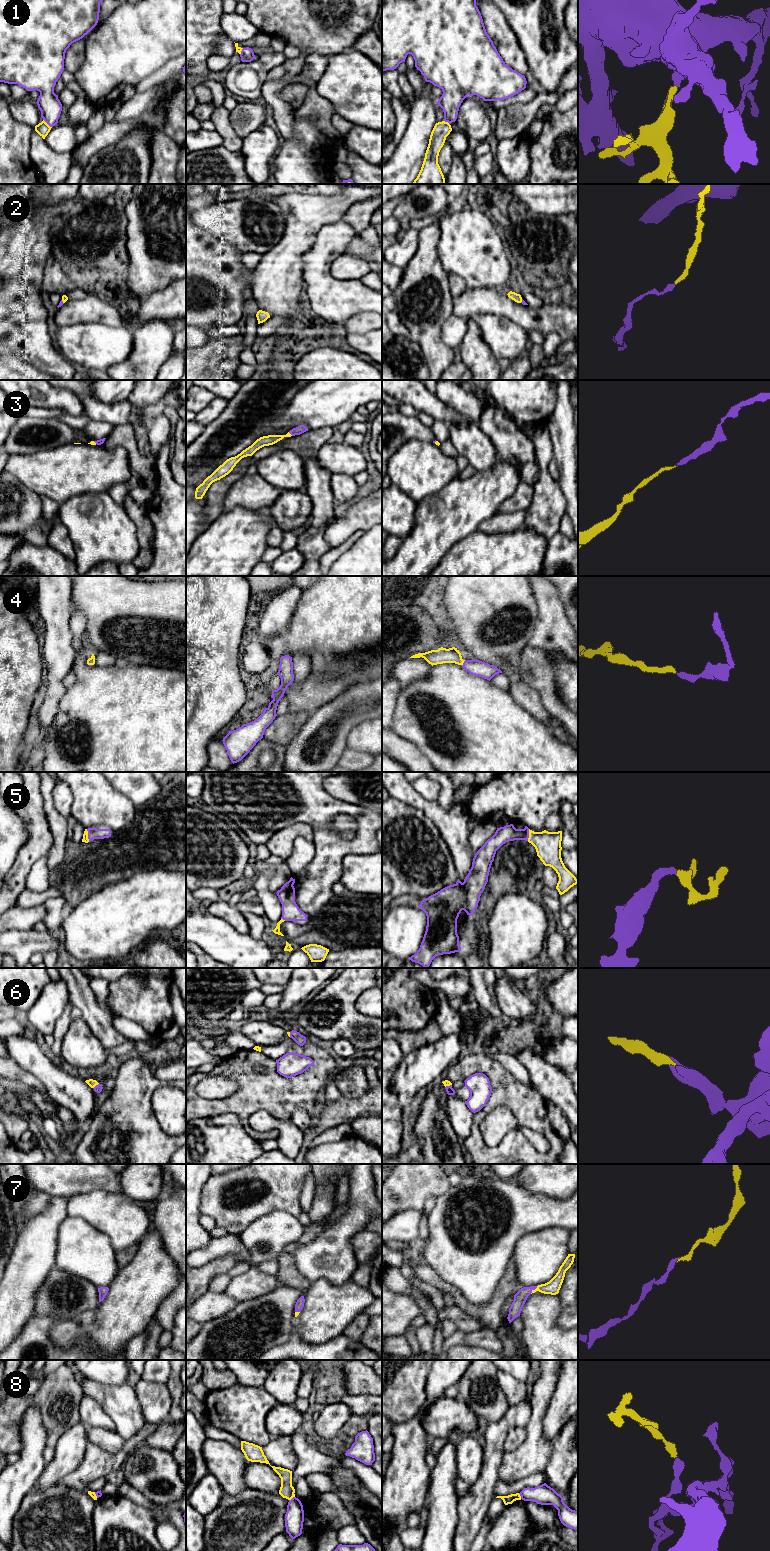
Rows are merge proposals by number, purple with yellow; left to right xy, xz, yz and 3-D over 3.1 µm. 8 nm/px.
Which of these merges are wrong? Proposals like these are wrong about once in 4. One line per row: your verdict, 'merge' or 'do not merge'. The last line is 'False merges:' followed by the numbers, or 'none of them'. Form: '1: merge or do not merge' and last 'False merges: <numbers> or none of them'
1: merge
2: merge
3: merge
4: merge
5: merge
6: merge
7: merge
8: do not merge
False merges: 8

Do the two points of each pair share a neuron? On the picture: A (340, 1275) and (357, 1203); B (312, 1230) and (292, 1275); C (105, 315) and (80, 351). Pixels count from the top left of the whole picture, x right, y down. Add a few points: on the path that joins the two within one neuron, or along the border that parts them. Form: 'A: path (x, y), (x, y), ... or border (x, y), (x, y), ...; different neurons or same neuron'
A: path (340, 1257), (340, 1233), (352, 1221); same neuron
B: path (300, 1242), (288, 1252), (288, 1263); same neuron
C: border (76, 323), (102, 323), (109, 326), (123, 325); different neurons

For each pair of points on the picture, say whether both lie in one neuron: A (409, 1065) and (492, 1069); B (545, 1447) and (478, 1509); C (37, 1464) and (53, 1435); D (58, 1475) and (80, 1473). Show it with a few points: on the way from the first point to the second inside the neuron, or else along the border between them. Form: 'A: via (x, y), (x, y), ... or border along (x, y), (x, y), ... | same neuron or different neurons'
A: border along (466, 1051), (449, 1067) | different neurons
B: border along (503, 1455), (497, 1478) | different neurons
C: border along (42, 1423), (46, 1432), (46, 1446) | different neurons
D: border along (83, 1457), (82, 1461), (60, 1481) | different neurons

